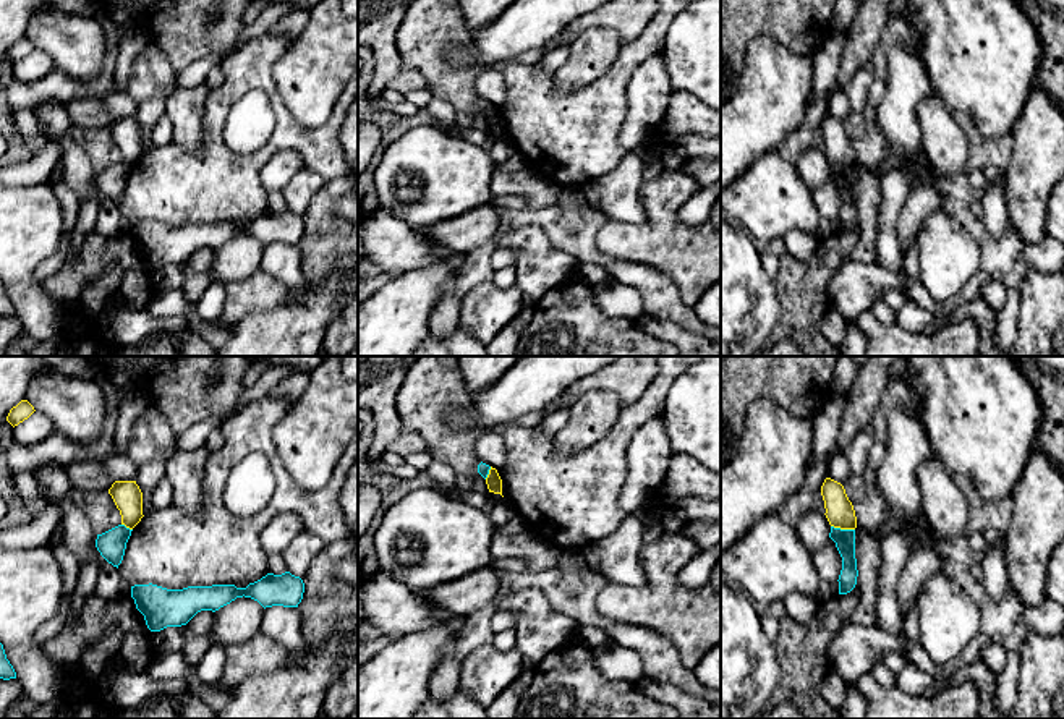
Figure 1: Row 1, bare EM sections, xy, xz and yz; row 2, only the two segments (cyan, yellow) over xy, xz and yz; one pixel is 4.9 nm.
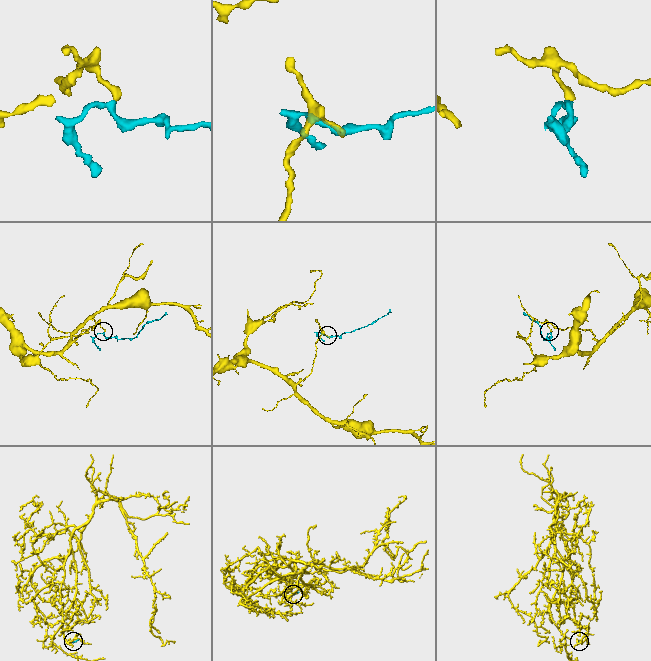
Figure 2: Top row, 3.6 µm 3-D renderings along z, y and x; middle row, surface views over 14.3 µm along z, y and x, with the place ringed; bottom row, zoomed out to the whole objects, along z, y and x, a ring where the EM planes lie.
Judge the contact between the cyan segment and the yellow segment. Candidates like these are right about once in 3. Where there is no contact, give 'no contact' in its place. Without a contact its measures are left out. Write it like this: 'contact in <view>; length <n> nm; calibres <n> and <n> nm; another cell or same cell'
contact in yz; length 120 nm; calibres 100 and 140 nm; another cell

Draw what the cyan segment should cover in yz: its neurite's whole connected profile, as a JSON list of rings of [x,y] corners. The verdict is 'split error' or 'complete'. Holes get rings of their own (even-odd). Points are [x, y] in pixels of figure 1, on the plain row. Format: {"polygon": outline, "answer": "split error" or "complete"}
{"polygon": [[[831,164],[829,175],[842,194],[842,207],[839,212],[839,232],[850,230],[857,222],[857,196],[855,196],[855,167],[841,167]]], "answer": "complete"}

